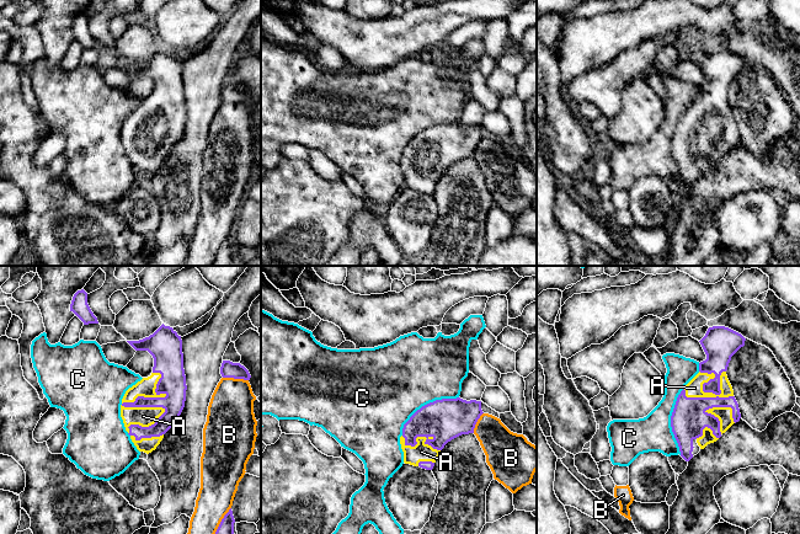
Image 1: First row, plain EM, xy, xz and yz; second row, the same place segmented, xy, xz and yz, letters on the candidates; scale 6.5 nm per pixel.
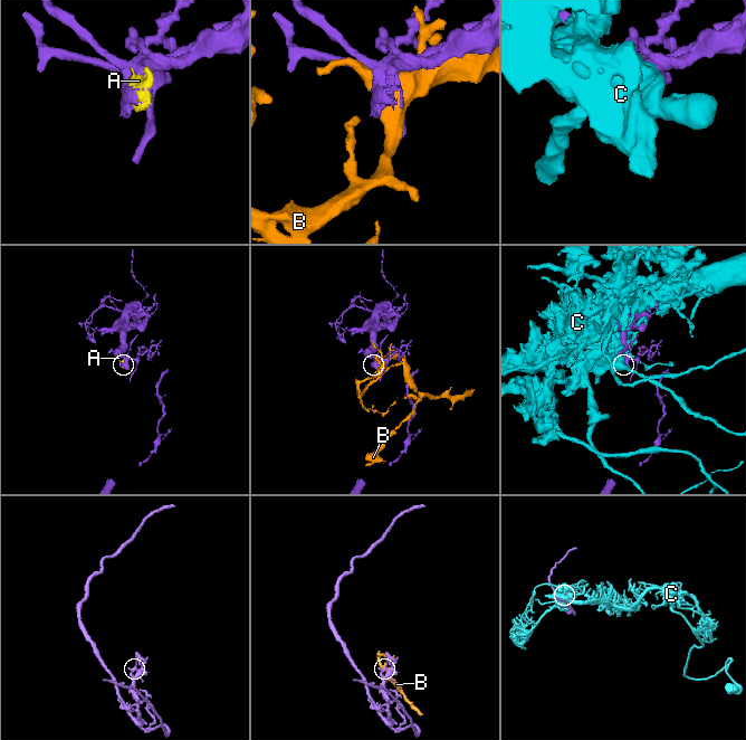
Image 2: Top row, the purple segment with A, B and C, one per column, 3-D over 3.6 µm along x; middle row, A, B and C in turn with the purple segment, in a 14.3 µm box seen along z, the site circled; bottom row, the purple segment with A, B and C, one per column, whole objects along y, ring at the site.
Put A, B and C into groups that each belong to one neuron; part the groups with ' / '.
A / B / C

